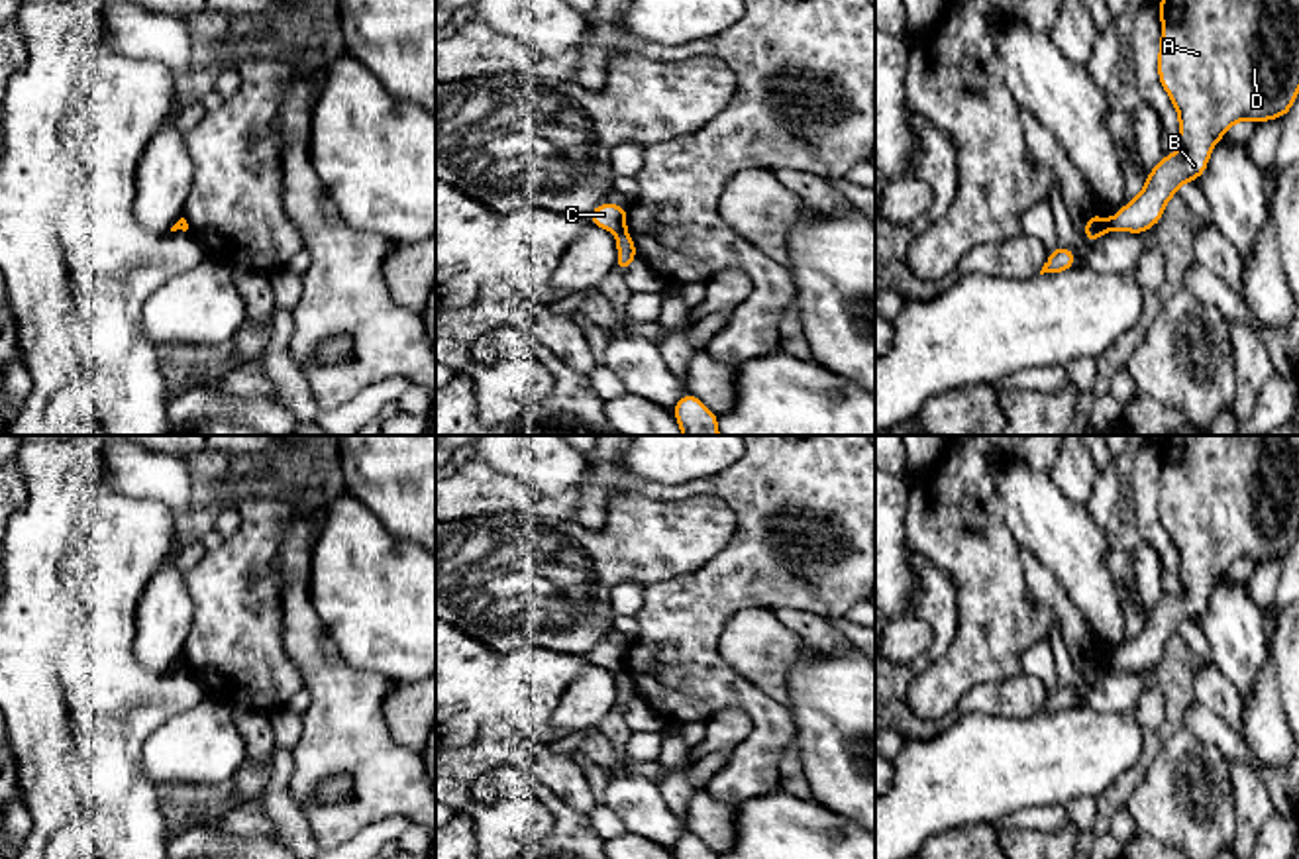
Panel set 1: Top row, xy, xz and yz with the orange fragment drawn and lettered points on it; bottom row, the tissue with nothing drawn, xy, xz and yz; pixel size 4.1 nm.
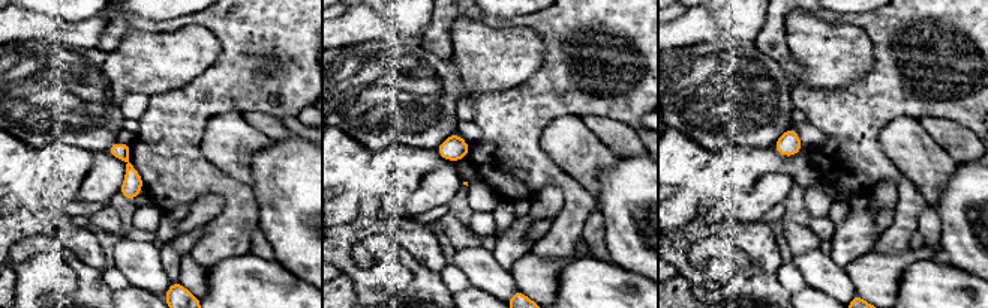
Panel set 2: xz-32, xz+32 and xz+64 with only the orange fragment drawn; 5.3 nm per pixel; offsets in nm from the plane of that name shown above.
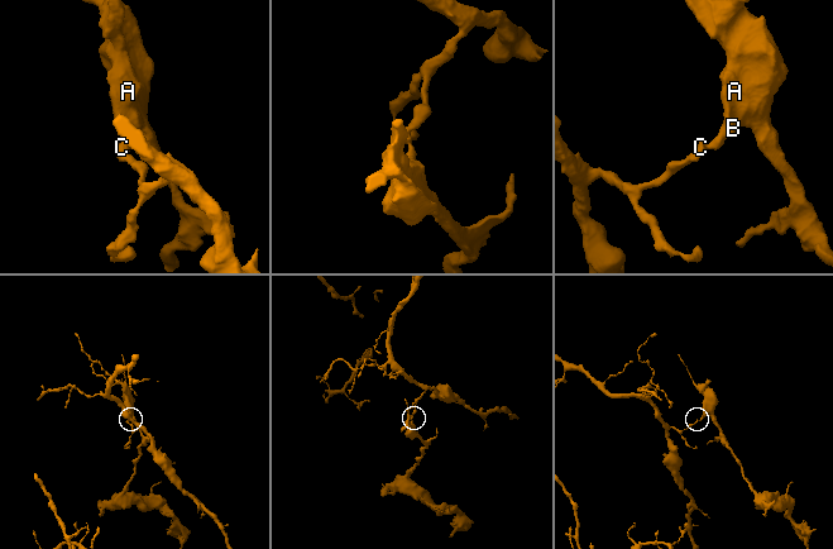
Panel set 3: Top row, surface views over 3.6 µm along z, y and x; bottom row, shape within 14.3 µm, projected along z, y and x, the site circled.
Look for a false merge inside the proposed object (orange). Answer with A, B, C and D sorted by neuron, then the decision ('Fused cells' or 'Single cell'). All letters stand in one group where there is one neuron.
Groups: A B D / C. Fused cells

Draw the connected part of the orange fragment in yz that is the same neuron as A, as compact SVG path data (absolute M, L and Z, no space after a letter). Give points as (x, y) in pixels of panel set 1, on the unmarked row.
M1162 435L1158 451L1162 459L1158 518L1179 555L1179 592L1162 594L1144 630L1111 657L1111 671L1140 675L1154 667L1177 626L1203 616L1213 584L1234 561L1250 559L1258 565L1272 557L1285 557L1299 533L1299 435Z

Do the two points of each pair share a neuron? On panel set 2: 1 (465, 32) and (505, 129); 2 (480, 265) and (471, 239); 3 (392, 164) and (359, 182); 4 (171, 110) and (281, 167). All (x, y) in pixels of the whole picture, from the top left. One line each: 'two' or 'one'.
1: two
2: two
3: one
4: two

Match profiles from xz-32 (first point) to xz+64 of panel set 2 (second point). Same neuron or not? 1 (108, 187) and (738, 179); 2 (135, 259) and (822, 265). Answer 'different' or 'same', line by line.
1: different
2: same

